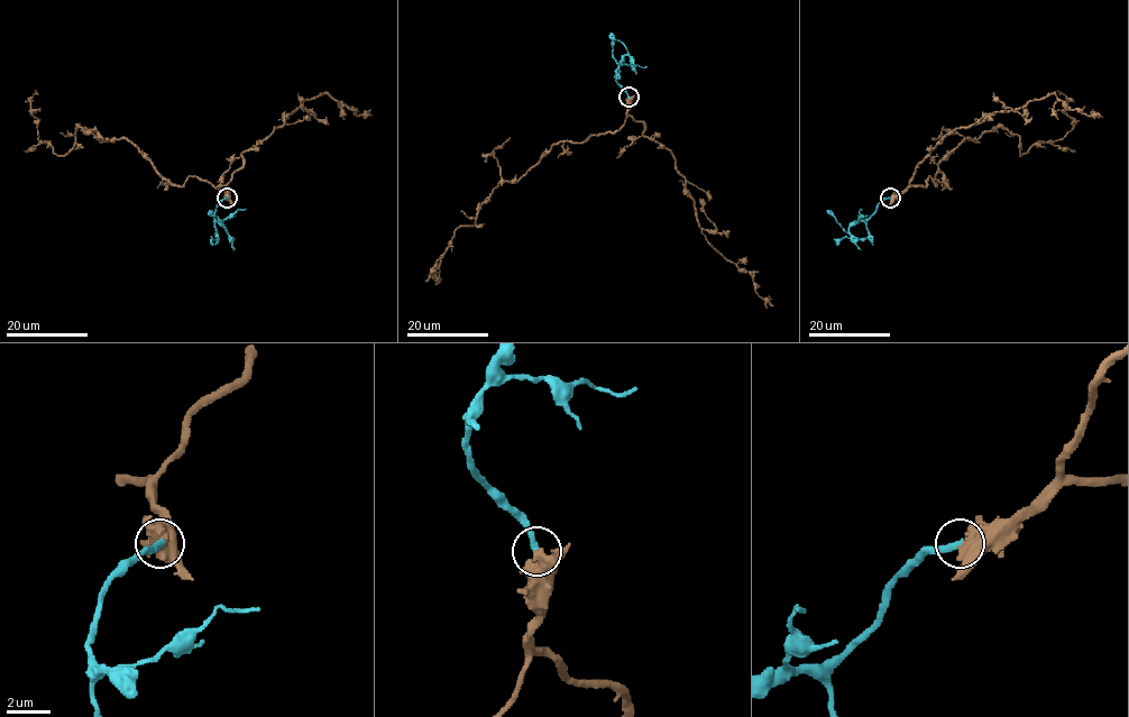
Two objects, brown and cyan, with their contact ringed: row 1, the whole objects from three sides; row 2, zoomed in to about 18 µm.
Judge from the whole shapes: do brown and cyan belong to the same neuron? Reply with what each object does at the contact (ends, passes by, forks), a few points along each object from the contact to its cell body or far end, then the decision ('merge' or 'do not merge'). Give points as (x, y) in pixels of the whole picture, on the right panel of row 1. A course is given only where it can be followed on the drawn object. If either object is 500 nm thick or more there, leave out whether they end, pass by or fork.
brown via (890, 198), (936, 185), (984, 131), (1016, 134), (1019, 155), (1061, 139), (1073, 119), (1056, 91) | cyan via (890, 196), (847, 231), (827, 210) | do not merge

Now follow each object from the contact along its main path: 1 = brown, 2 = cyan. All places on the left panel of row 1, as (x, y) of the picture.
1: (227, 198), (195, 176), (171, 185), (125, 138), (77, 127), (53, 152), (38, 139), (34, 91)
2: (227, 196), (217, 205), (214, 218), (227, 231), (209, 210)

